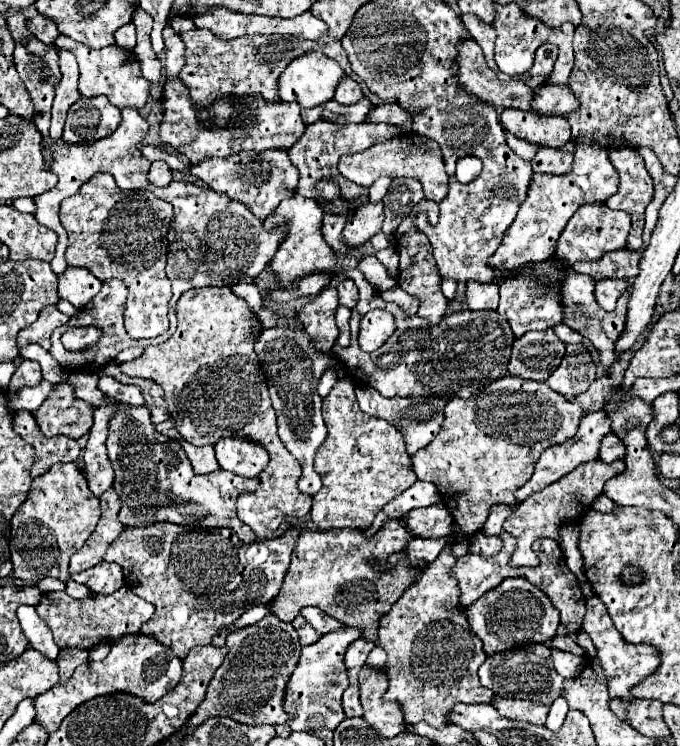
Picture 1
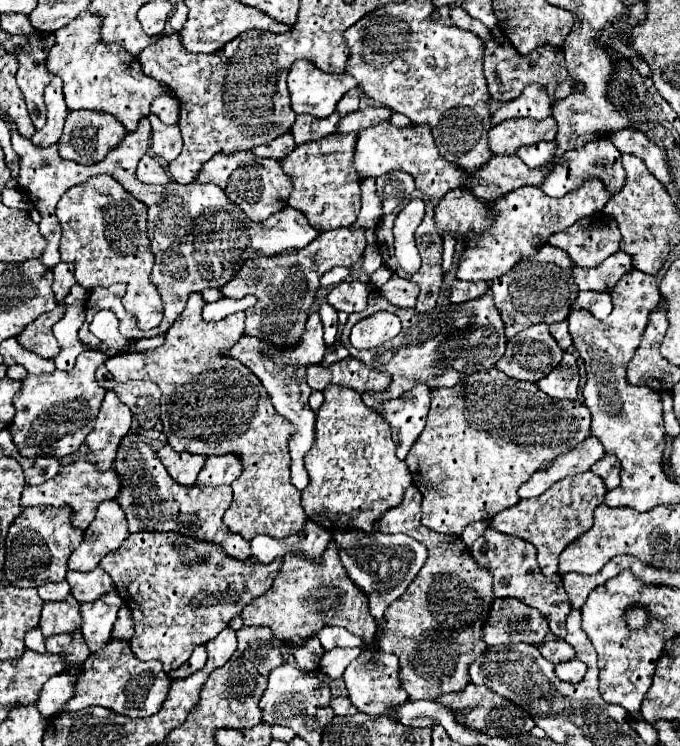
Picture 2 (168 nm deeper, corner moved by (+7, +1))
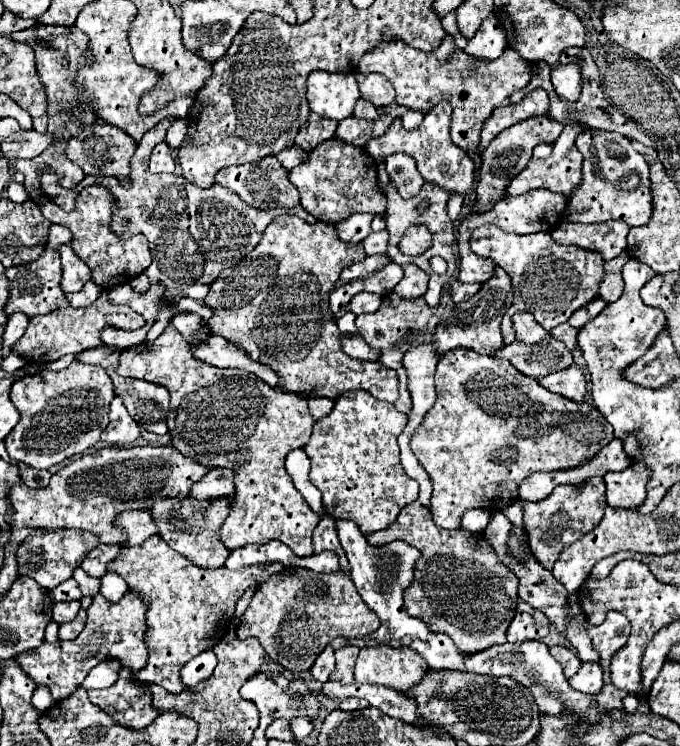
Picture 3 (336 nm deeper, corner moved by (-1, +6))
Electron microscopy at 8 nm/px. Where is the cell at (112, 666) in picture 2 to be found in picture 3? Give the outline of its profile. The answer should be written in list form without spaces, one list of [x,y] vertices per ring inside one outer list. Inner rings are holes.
[[[126,666],[120,668],[120,678],[116,680],[114,686],[104,690],[90,690],[90,700],[126,728],[136,728],[136,730],[146,728],[158,716],[156,710],[152,710],[152,698],[148,698],[148,684],[140,682],[136,674]]]

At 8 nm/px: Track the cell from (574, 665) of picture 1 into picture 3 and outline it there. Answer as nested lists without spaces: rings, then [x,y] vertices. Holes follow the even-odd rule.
[[[584,662],[580,670],[570,678],[570,686],[574,690],[596,694],[602,688],[602,668],[598,662]]]

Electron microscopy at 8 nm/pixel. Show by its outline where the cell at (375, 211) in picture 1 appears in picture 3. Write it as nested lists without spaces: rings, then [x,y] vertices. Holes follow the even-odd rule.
[[[278,216],[264,232],[258,246],[244,258],[244,262],[238,262],[236,266],[224,270],[210,286],[208,296],[204,302],[212,306],[216,312],[208,320],[214,334],[228,338],[230,342],[240,344],[252,360],[258,360],[262,364],[272,366],[282,376],[282,386],[294,394],[300,394],[304,398],[336,398],[346,390],[368,390],[374,398],[384,402],[396,402],[398,398],[398,374],[396,370],[388,370],[380,362],[368,362],[368,360],[352,360],[346,356],[340,348],[340,332],[336,328],[336,322],[330,314],[328,296],[336,288],[336,282],[340,278],[340,270],[348,264],[364,260],[364,248],[362,244],[350,246],[342,242],[336,234],[334,224],[316,222],[308,224],[300,220],[298,216]]]

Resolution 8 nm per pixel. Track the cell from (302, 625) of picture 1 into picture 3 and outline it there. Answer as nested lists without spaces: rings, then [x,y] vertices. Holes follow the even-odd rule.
[[[326,646],[326,648],[322,650],[322,654],[316,658],[316,662],[312,664],[310,674],[312,674],[314,680],[326,682],[332,670],[334,670],[334,650],[332,650],[332,646]]]

